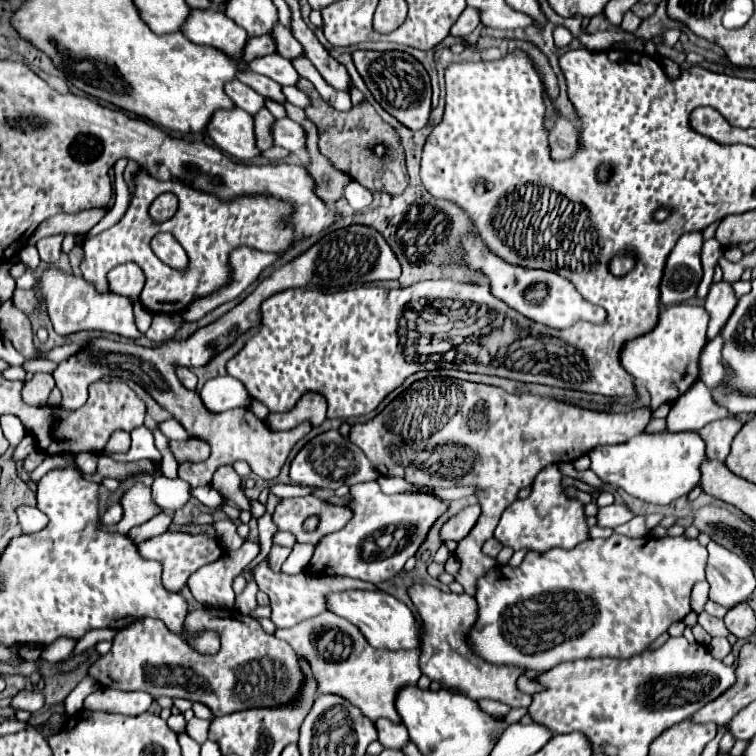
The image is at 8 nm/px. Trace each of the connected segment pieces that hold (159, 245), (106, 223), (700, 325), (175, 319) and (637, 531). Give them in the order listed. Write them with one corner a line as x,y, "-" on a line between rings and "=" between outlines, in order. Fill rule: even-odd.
159,233
151,240
151,248
158,258
171,268
185,268
187,256
177,240
170,233
=
122,158
115,163
115,203
111,210
107,212
107,216
105,216
105,218
95,226
95,228
91,228
91,230
89,230
89,236
95,236
95,234
99,234
103,228
109,228
109,226
117,224
117,220
122,218
123,214
125,214
130,202
128,186
123,178
123,172
127,163
128,160
126,158
=
675,304
659,310
659,320
655,328
643,336
637,336
635,340
629,340
621,348
621,366
639,382
645,384
645,388
651,394
651,410
657,410
661,404
673,404
681,394
685,394
697,380
699,380
699,356
701,350
707,344
707,320
705,310
701,306
689,306
689,304
=
155,314
153,324
145,332
145,336
153,342
167,342
175,336
181,324
183,324
183,318
179,314
=
635,516
631,522
615,528
615,532
625,534
629,538
639,538
639,536
647,536
649,534
649,528
645,526
645,518
643,516

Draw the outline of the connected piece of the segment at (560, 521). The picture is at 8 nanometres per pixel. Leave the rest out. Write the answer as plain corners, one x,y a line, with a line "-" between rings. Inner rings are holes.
515,502
503,512
499,526
495,530
495,538
513,550
529,550
529,552
547,552
551,548
565,548
571,550
577,544
589,540
589,526
583,512
581,502
581,514
515,514

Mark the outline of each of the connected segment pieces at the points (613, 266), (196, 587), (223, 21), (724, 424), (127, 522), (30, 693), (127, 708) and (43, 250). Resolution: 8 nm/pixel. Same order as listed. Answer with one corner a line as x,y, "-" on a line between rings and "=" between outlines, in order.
623,252
623,254
617,254
611,258
609,272
613,276
625,276
635,268
635,264
637,264
637,258
633,256
633,252
=
245,542
239,550
225,552
219,560
203,566
189,578
189,590
197,602
215,608
233,608
233,580
259,554
259,544
=
219,8
191,10
185,18
185,24
181,26
181,32
193,44
225,50
233,58
241,56
241,50
247,42
247,32
229,20
=
727,416
715,422
709,422
707,426
703,426
699,430
699,436
705,442
705,454
711,460
725,460
729,454
729,446
733,442
733,438
737,436
737,432
741,430
741,422
735,416
=
135,484
121,500
121,506
125,510
125,516
119,524
111,525
106,529
106,526
102,526
102,530
111,532
121,532
121,534
127,534
133,526
139,526
147,520
151,520
153,516
161,514
163,510
153,502
151,498
151,490
147,490
143,484
=
23,690
11,700
11,706
15,710
19,708
19,710
27,710
27,712
37,712
43,708
43,704
45,704
45,698
37,690
=
99,688
85,698
87,710
119,712
119,714
141,714
147,712
153,698
147,692
121,692
115,688
=
63,236
41,238
41,240
37,242
39,258
41,258
45,264
57,264
57,262
59,262
59,254
61,254
61,242
63,242

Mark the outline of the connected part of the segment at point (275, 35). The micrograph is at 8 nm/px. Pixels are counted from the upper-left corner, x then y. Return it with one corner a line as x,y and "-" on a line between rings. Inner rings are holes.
275,24
275,28
271,30
271,38
275,40
275,46
277,46
277,52
287,58
287,60
293,60
297,56
301,56
301,44
297,44
297,40
293,40
293,34
289,32
289,28
281,26
281,24

